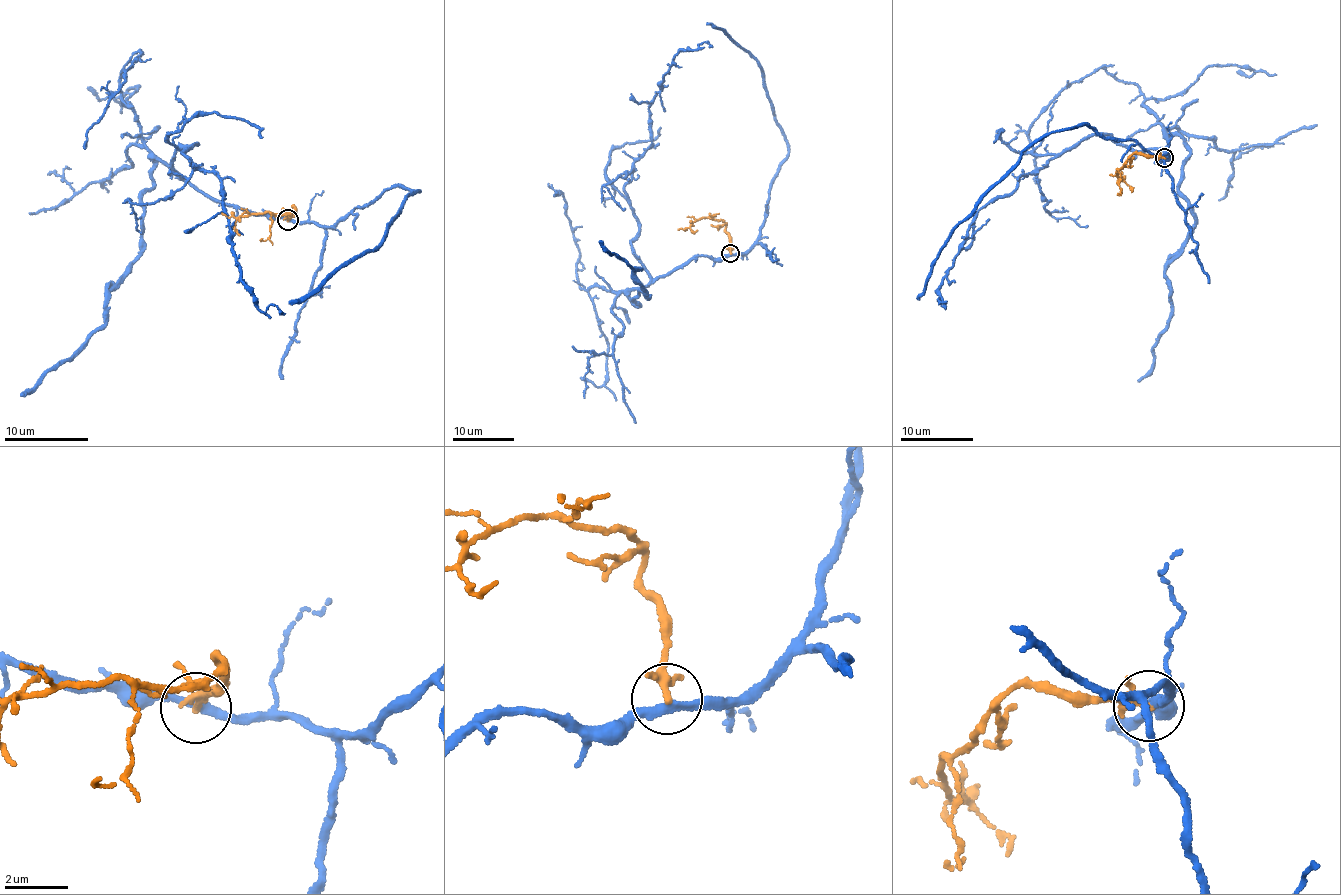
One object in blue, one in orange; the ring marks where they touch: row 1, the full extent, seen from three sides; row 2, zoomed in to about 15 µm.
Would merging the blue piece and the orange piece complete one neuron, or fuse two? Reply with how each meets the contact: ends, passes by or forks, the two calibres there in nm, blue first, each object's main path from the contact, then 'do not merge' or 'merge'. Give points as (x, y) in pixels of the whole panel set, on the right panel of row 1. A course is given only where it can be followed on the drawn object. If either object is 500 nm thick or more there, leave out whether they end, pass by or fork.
blue passes by; orange forks; calibres 240 and 170 nm; course blue (1164, 157), (1088, 134), (1026, 173), (977, 213), (942, 281), (946, 301); course orange (1164, 157), (1133, 154), (1115, 174), (1132, 191); do not merge

